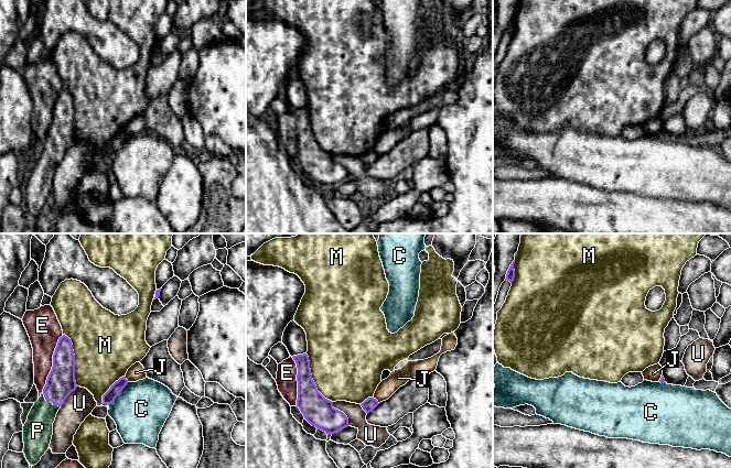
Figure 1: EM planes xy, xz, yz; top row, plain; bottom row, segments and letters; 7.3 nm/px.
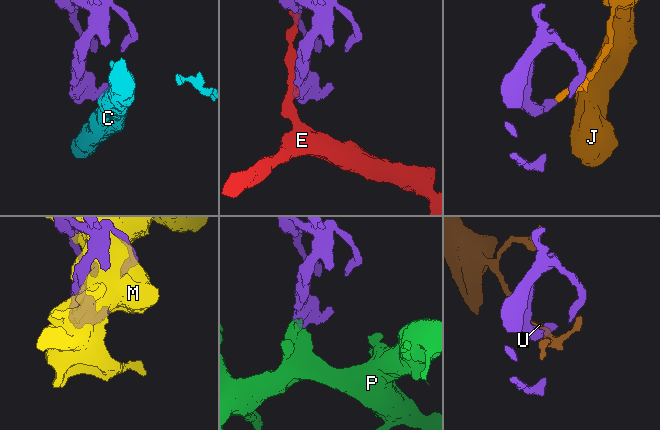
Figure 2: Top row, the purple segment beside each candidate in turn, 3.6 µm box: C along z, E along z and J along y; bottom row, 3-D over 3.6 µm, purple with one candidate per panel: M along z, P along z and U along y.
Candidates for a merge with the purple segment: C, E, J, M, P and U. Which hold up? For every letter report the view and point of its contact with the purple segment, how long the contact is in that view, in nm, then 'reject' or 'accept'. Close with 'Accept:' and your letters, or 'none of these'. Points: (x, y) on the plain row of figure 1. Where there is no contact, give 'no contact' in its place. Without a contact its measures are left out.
C: xy (118, 148) | 220 nm | reject
E: xy (53, 117) | 440 nm | reject
J: xz (376, 153) | 70 nm | reject
M: xy (74, 112) | 400 nm | reject
P: xy (50, 153) | 170 nm | accept
U: xz (342, 165) | 220 nm | reject
Accept: P

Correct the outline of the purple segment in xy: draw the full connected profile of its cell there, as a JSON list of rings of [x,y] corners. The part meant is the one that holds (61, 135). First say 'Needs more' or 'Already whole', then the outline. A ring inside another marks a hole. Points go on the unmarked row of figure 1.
Needs more. [[[63,88],[55,101],[53,120],[43,145],[23,179],[23,206],[30,219],[36,218],[49,203],[56,167],[76,141],[73,97]]]

